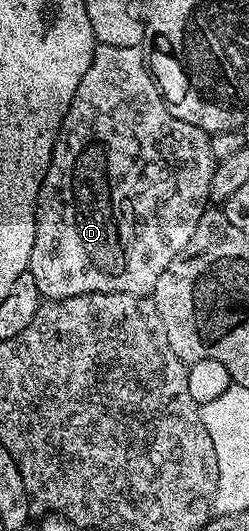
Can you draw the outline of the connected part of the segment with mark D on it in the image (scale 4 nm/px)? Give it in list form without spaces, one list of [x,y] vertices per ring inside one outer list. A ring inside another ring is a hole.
[[[96,45],[93,60],[85,72],[85,76],[81,76],[81,84],[77,84],[77,92],[69,104],[69,112],[63,118],[63,123],[59,129],[59,135],[57,136],[55,147],[51,153],[51,159],[49,160],[49,168],[45,172],[45,180],[41,184],[39,195],[35,201],[35,235],[33,236],[33,252],[29,256],[27,269],[33,276],[33,280],[37,280],[37,288],[39,289],[40,295],[47,300],[72,298],[73,296],[81,296],[82,294],[92,294],[93,292],[125,292],[126,294],[150,295],[152,291],[154,291],[157,279],[161,277],[161,272],[165,272],[165,268],[169,268],[169,264],[173,264],[173,256],[177,256],[177,252],[181,252],[181,248],[185,248],[185,244],[189,244],[189,236],[193,236],[194,230],[197,229],[197,220],[201,220],[204,210],[208,209],[209,199],[211,197],[209,184],[211,183],[211,177],[215,171],[215,164],[216,159],[214,155],[211,154],[211,138],[207,133],[193,124],[187,124],[185,120],[177,120],[177,116],[173,116],[173,112],[169,112],[167,103],[164,102],[163,95],[159,93],[159,88],[155,85],[154,78],[151,77],[151,71],[147,68],[147,59],[144,51],[140,49],[139,46],[121,48],[120,46]]]

